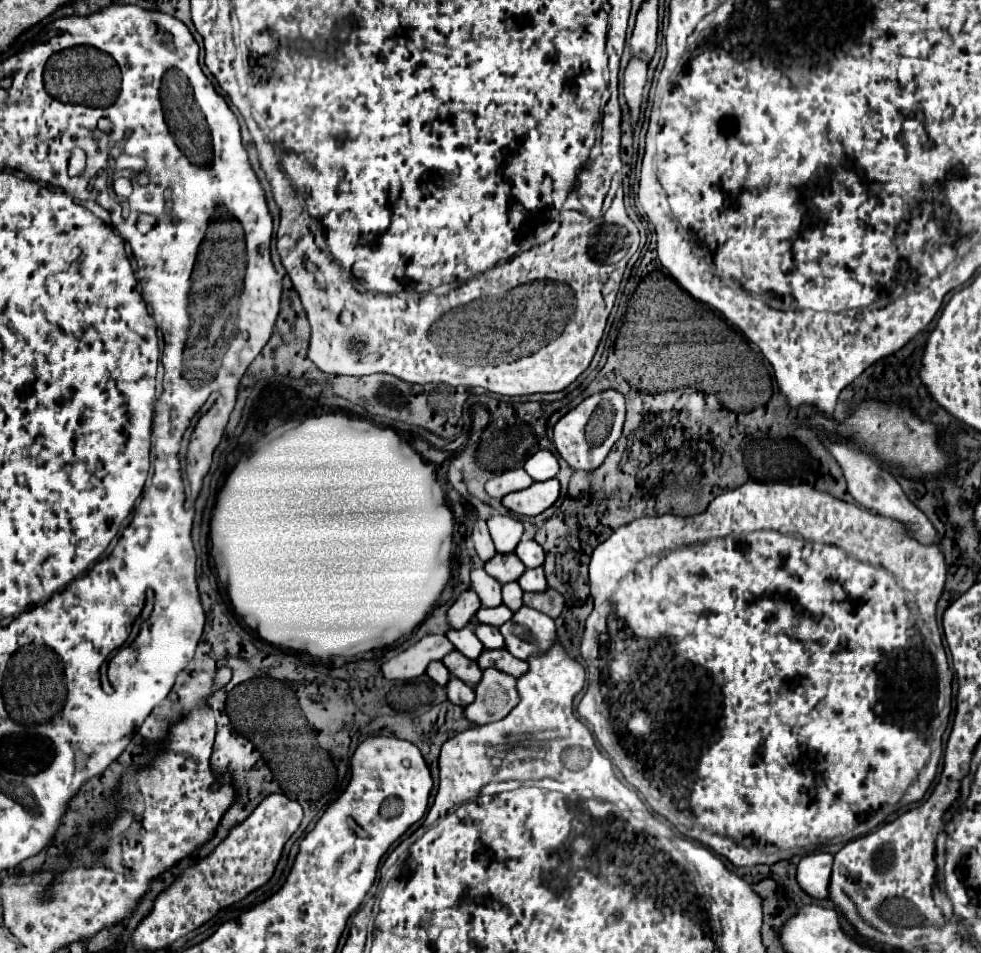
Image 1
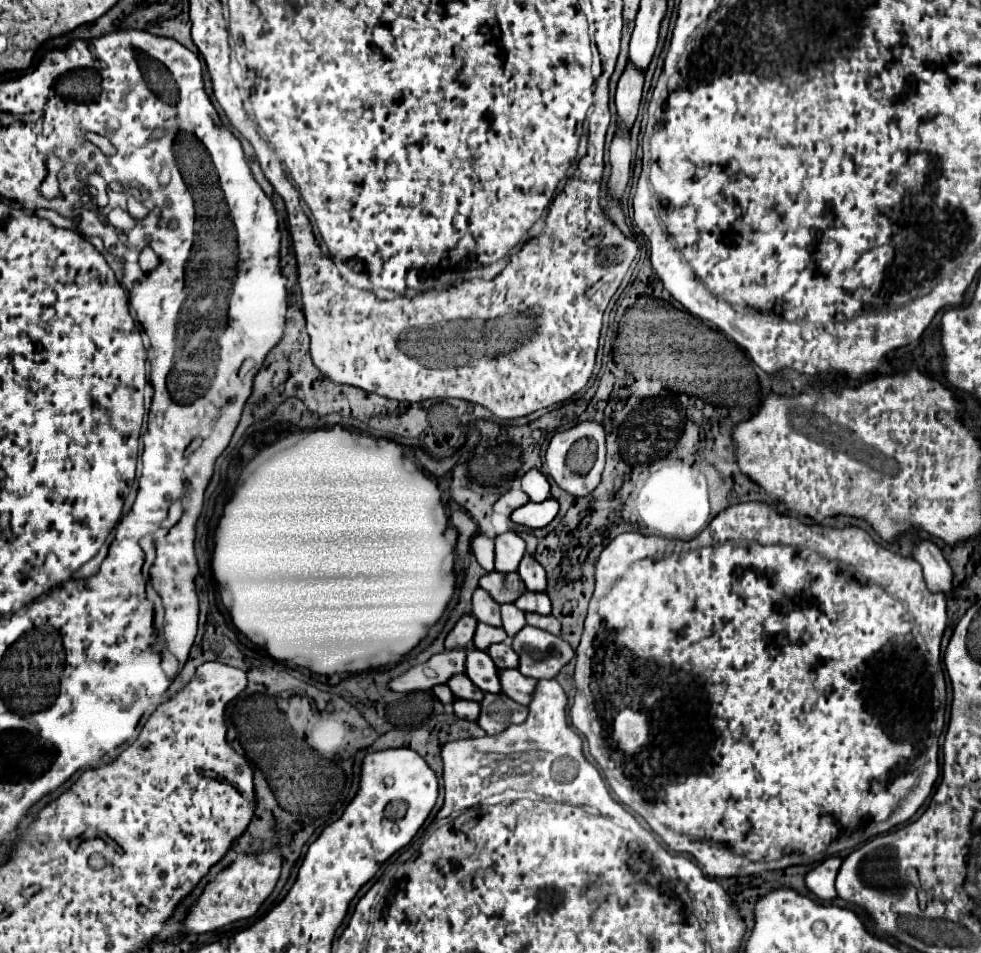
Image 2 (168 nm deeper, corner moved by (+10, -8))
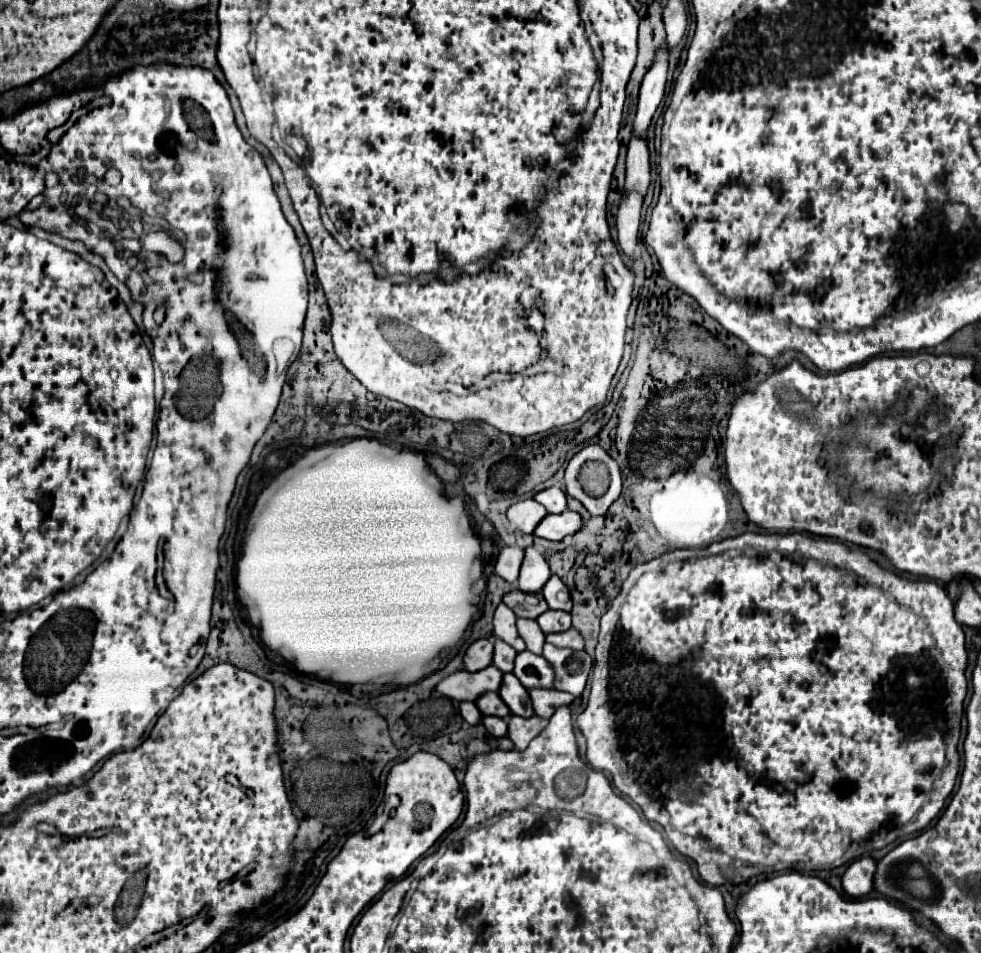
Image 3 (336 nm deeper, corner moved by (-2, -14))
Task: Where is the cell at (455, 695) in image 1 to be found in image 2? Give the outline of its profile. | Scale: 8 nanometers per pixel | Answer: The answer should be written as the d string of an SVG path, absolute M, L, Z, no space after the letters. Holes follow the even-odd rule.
M455 700L453 702L453 710L455 710L455 714L459 718L471 720L471 722L475 722L479 718L479 714L481 714L481 706L477 702L469 702L469 700L465 700L465 702L463 700Z

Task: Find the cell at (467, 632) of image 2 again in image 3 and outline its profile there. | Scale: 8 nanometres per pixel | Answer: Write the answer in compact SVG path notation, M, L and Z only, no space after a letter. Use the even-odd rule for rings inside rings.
M479 638L473 644L469 644L469 648L465 652L465 658L463 658L465 670L477 672L477 670L489 666L491 658L493 658L493 642L489 638Z

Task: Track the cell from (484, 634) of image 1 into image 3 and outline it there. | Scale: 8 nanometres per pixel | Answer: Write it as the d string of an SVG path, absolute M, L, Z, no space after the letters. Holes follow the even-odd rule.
M523 650L515 658L513 674L519 678L519 682L531 690L531 688L551 688L553 684L553 668L543 658L529 650Z

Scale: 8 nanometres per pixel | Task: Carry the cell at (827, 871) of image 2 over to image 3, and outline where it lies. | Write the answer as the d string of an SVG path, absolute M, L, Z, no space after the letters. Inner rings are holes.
M859 858L845 870L841 878L841 888L851 898L861 898L871 892L871 880L875 872L875 860L873 858Z

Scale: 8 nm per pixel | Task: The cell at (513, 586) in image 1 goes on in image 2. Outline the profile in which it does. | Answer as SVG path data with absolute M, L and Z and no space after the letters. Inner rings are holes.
M503 604L501 618L503 618L503 628L509 638L513 638L525 626L525 614L519 608L515 608L515 604Z

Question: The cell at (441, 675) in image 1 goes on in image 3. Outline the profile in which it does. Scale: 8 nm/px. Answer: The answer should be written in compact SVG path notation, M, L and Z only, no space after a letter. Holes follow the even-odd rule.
M461 702L459 710L461 710L461 716L467 724L479 724L481 722L481 712L473 702Z

